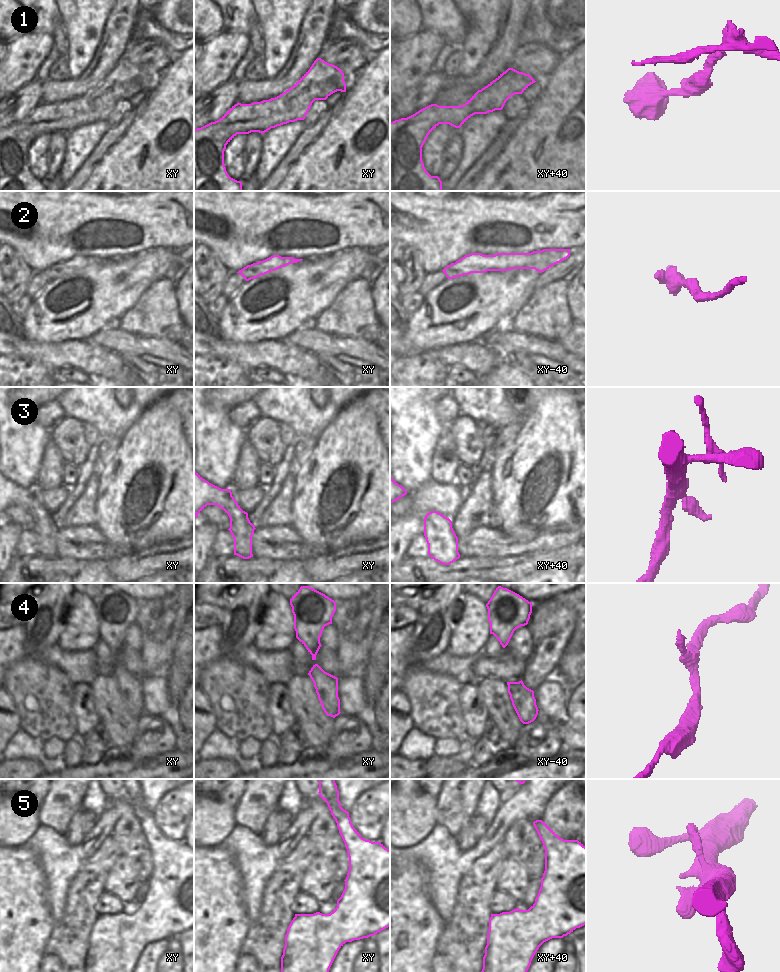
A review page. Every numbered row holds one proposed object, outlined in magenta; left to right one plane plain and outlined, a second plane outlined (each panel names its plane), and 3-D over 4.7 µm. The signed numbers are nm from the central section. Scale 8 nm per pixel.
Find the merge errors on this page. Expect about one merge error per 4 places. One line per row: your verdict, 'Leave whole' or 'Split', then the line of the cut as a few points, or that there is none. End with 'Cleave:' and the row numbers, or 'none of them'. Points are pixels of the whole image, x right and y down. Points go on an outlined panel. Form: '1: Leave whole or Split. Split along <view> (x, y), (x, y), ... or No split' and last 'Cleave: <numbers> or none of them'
1: Leave whole. No split
2: Leave whole. No split
3: Leave whole. No split
4: Leave whole. No split
5: Leave whole. No split
Cleave: none of them.

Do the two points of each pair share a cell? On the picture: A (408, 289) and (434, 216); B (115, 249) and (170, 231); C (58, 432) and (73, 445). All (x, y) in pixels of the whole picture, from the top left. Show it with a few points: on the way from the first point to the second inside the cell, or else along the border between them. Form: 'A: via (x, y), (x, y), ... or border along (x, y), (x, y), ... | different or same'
A: border along (406, 245), (417, 250), (425, 273) | different
B: via (129, 247), (140, 245), (156, 231) | same
C: via (62, 434), (69, 441) | same

